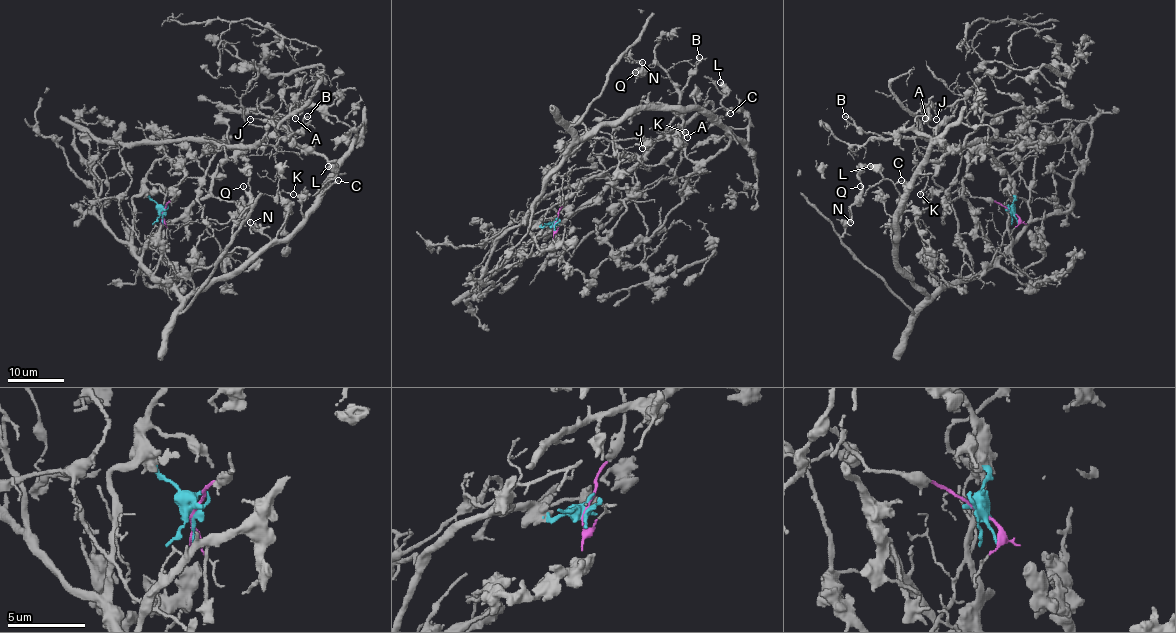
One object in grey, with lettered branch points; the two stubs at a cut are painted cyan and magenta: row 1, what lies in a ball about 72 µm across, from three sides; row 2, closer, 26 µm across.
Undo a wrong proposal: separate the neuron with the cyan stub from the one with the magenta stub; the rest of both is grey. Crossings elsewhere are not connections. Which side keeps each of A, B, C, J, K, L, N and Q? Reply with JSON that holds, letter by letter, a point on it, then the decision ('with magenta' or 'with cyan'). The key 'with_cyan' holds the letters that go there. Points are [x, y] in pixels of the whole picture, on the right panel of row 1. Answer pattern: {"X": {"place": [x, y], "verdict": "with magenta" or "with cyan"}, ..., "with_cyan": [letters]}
{"A": {"place": [925, 118], "verdict": "with magenta"}, "B": {"place": [845, 116], "verdict": "with magenta"}, "C": {"place": [901, 180], "verdict": "with cyan"}, "J": {"place": [936, 119], "verdict": "with magenta"}, "K": {"place": [920, 194], "verdict": "with magenta"}, "L": {"place": [870, 166], "verdict": "with cyan"}, "N": {"place": [850, 222], "verdict": "with cyan"}, "Q": {"place": [860, 186], "verdict": "with cyan"}, "with_cyan": ["C", "L", "N", "Q"]}

